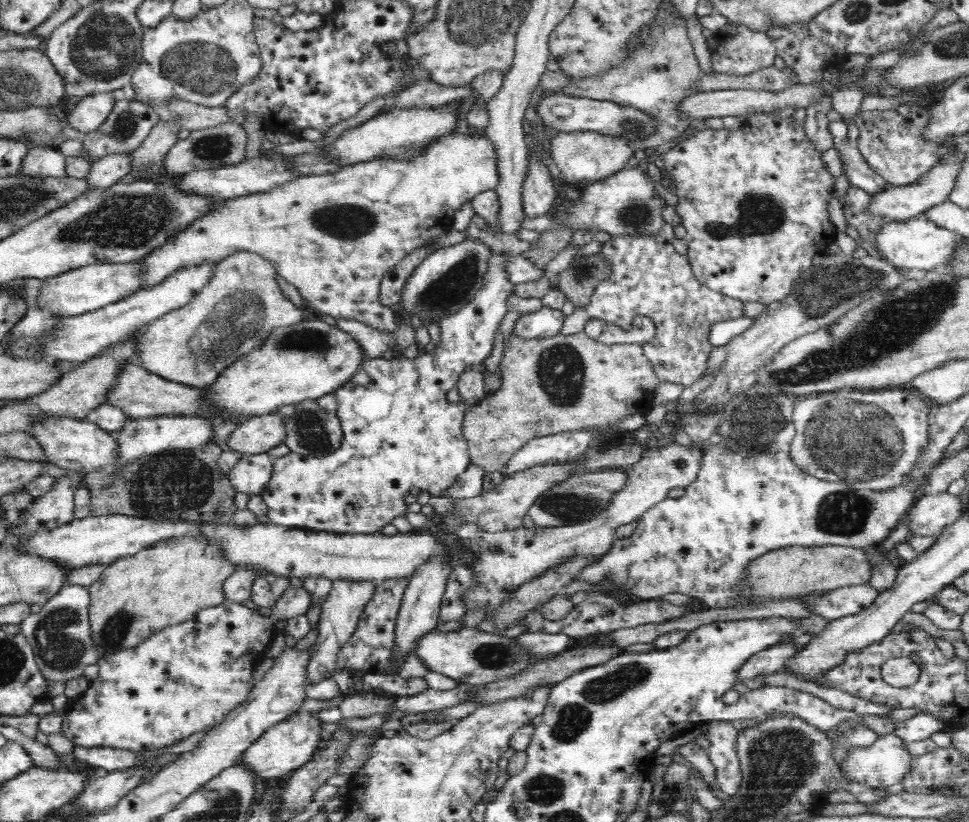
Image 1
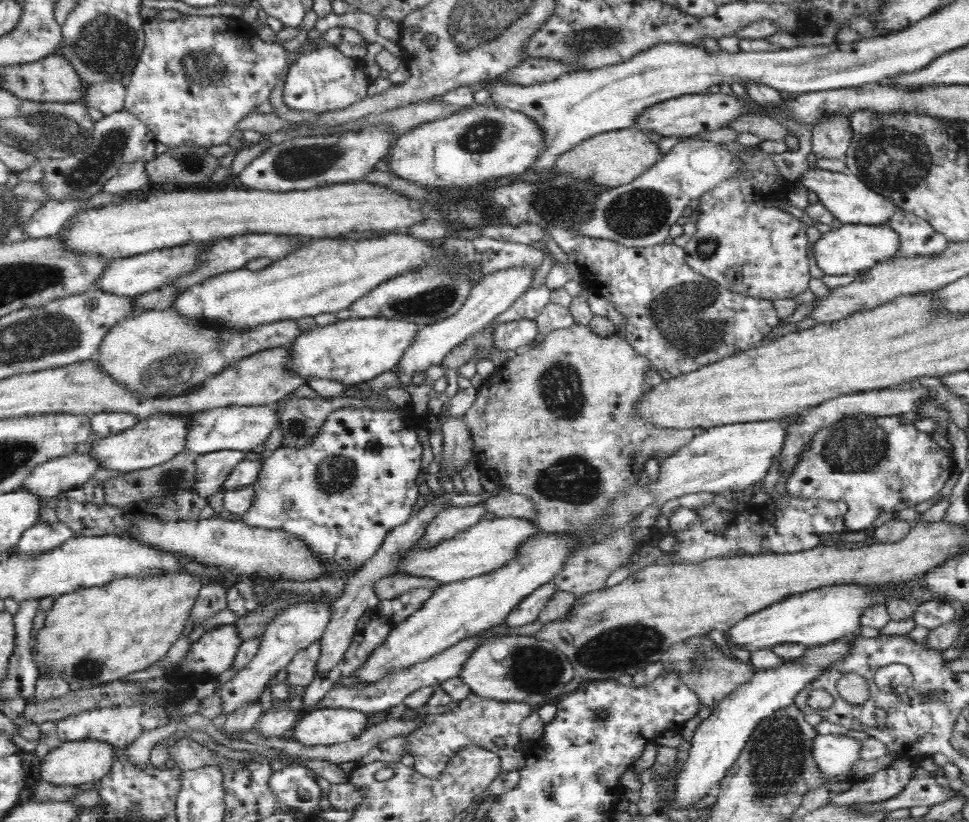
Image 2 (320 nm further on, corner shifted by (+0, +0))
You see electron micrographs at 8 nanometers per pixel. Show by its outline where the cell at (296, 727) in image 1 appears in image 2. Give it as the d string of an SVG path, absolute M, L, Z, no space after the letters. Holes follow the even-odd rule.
M324 708L300 715L290 735L302 744L338 744L355 739L372 722L371 715L355 709Z

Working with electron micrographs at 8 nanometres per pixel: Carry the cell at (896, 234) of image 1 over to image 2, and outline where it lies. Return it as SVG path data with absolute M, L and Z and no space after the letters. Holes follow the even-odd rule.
M834 224L829 232L820 234L820 238L811 246L816 265L825 275L857 275L864 268L871 269L878 263L891 260L900 248L900 237L886 224Z

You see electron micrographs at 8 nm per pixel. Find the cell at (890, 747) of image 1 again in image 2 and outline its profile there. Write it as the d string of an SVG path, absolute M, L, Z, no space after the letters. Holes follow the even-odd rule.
M817 734L812 740L812 757L824 774L846 774L850 766L860 759L860 741L846 735Z

